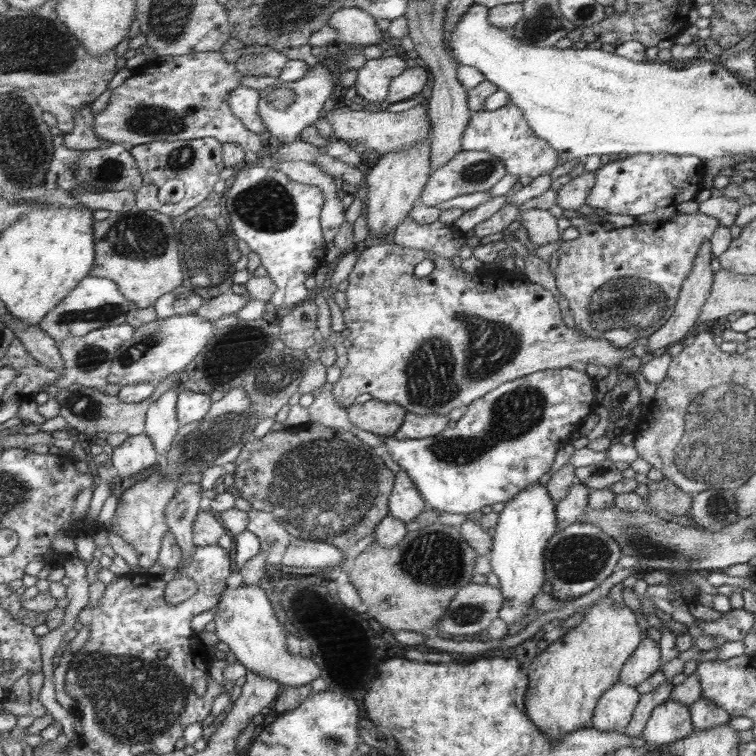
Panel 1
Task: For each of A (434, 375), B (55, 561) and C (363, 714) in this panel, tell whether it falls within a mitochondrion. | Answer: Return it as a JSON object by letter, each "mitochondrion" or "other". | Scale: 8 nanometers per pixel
{"A":"mitochondrion","B":"other","C":"other"}

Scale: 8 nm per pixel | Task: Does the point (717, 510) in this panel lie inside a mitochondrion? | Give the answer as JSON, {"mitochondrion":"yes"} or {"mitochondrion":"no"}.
{"mitochondrion":"yes"}

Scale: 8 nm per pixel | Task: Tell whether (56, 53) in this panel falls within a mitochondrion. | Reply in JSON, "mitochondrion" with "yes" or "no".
{"mitochondrion":"yes"}

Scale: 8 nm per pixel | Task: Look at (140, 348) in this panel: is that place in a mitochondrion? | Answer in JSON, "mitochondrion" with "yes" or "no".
{"mitochondrion":"yes"}

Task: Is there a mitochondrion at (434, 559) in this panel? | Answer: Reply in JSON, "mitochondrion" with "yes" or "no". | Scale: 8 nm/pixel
{"mitochondrion":"yes"}

